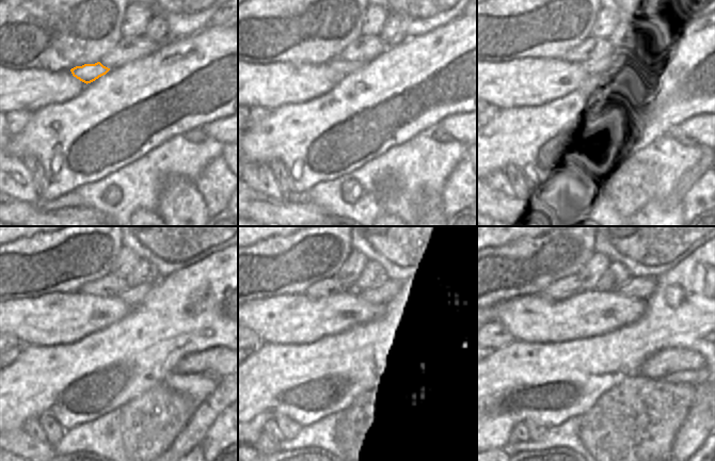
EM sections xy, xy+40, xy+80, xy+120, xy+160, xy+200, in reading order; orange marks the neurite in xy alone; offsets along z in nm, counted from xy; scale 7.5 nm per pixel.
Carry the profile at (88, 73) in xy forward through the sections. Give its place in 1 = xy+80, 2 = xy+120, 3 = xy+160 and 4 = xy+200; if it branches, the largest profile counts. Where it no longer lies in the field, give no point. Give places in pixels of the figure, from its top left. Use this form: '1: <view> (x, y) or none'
1: xy+80 (594, 66)
2: xy+120 (133, 297)
3: xy+160 (387, 292)
4: xy+200 (641, 288)

